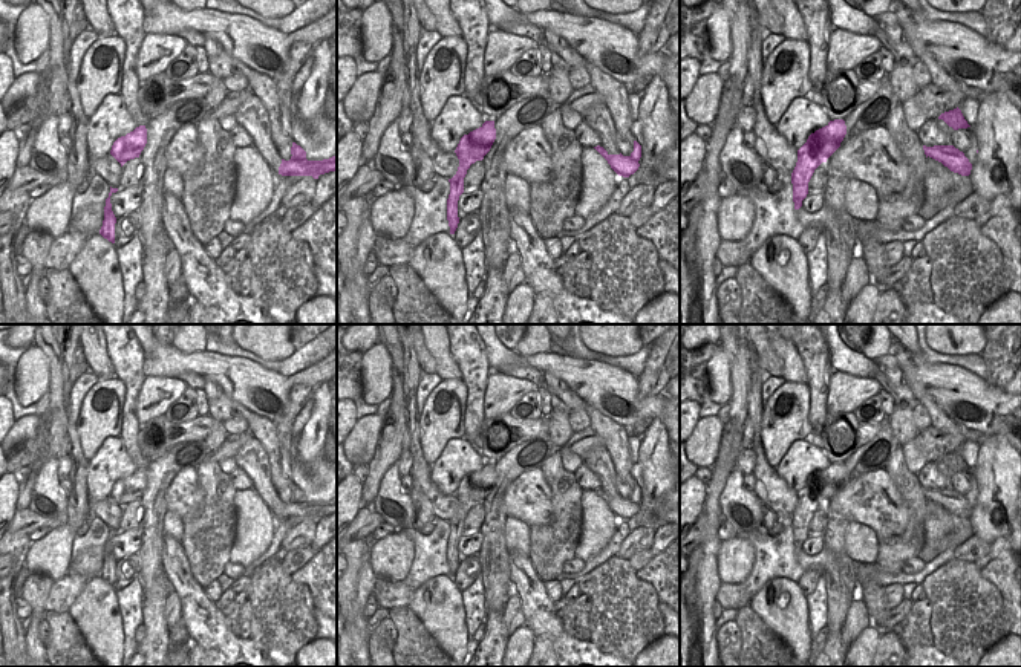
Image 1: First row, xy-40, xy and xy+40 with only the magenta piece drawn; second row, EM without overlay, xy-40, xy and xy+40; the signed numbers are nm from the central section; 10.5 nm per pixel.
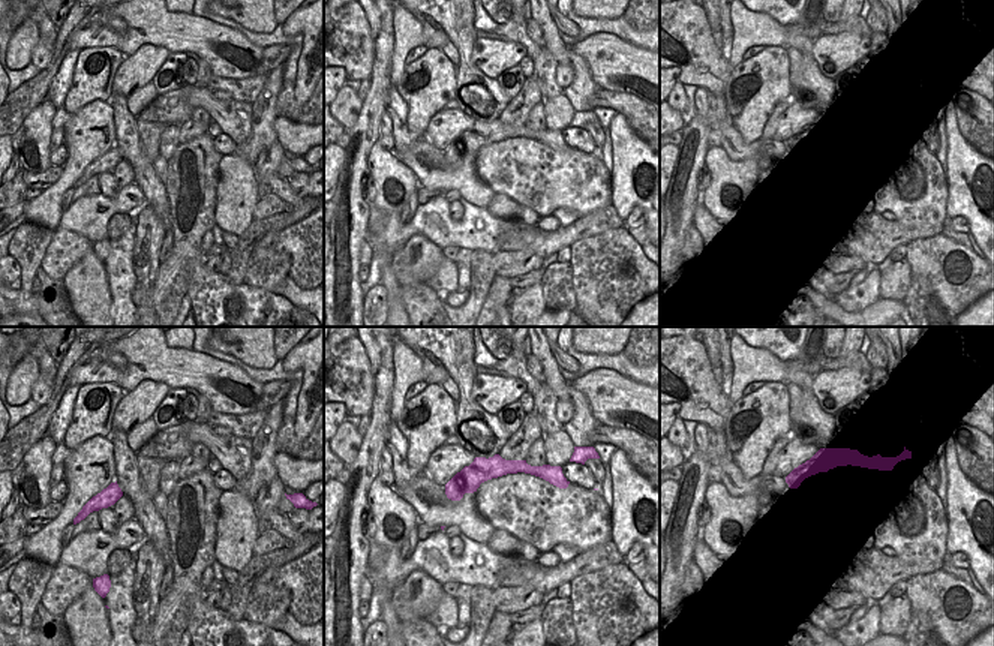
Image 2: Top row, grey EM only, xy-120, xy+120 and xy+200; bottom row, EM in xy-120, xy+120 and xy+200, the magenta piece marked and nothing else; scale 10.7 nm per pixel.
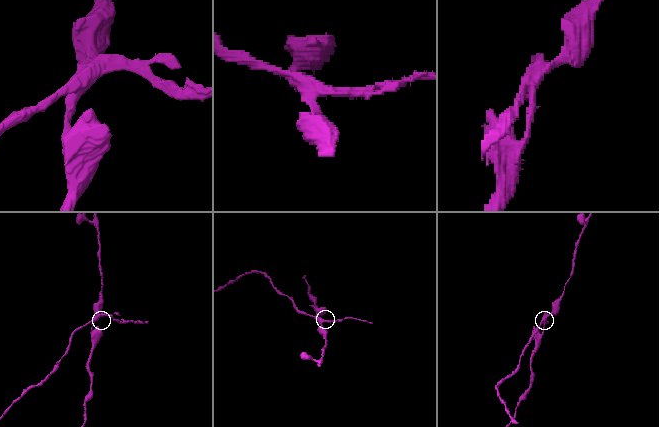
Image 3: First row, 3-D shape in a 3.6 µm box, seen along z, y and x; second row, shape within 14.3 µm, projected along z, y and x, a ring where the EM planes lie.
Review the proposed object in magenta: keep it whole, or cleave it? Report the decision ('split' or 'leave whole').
split

